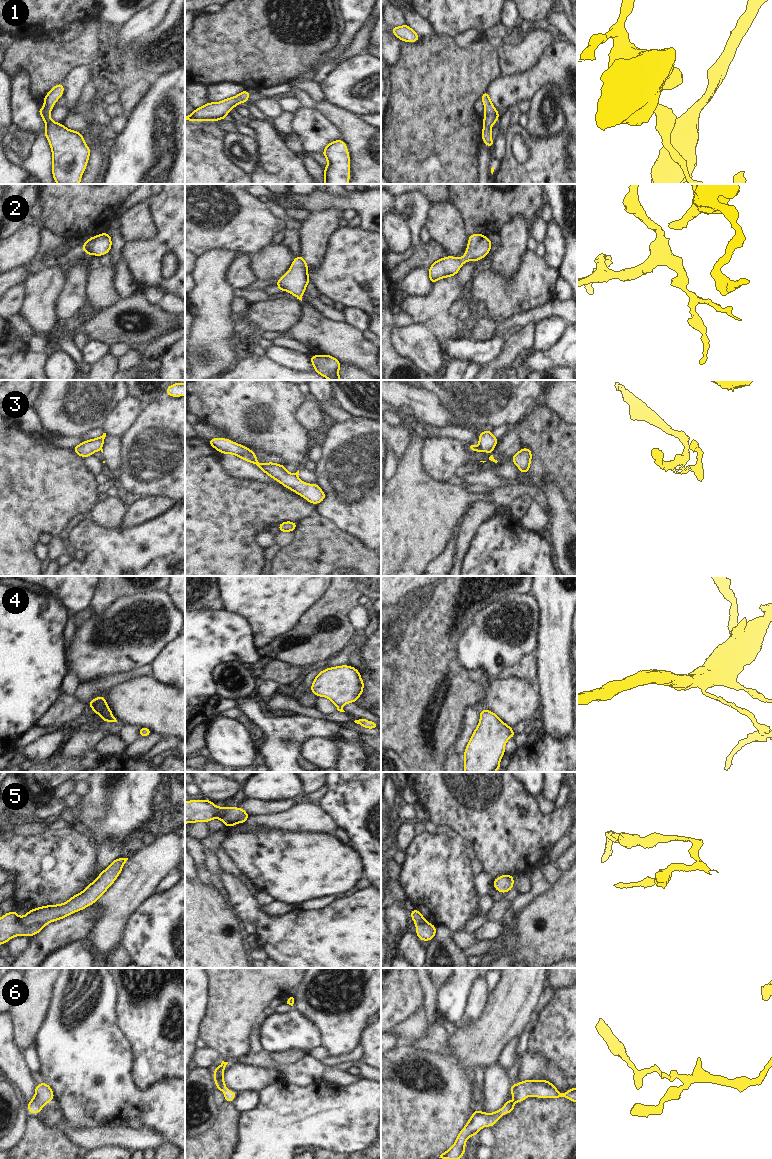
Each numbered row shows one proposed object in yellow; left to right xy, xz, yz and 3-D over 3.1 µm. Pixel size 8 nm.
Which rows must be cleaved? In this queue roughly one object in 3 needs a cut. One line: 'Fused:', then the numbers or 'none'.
Fused: 3, 5

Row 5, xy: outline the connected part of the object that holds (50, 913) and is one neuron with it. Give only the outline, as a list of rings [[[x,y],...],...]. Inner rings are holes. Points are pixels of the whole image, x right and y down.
[[[116,858],[99,876],[82,892],[72,896],[62,904],[47,905],[29,910],[20,917],[24,925],[50,923],[63,919],[75,912],[94,904],[115,882],[128,858]]]

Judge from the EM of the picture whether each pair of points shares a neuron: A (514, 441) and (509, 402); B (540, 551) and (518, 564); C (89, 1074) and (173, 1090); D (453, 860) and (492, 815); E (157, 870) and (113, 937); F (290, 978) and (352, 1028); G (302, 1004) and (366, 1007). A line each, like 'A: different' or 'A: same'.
A: different
B: same
C: same
D: different
E: same
F: different
G: same

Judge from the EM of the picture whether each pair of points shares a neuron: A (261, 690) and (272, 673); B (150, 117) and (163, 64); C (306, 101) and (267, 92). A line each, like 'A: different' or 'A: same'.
A: different
B: different
C: same

